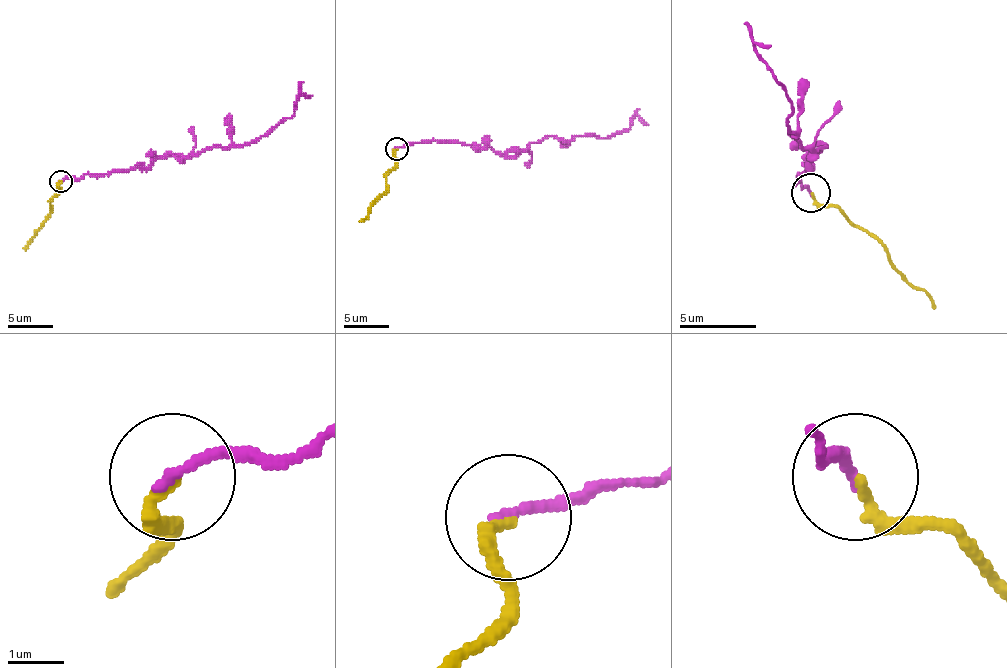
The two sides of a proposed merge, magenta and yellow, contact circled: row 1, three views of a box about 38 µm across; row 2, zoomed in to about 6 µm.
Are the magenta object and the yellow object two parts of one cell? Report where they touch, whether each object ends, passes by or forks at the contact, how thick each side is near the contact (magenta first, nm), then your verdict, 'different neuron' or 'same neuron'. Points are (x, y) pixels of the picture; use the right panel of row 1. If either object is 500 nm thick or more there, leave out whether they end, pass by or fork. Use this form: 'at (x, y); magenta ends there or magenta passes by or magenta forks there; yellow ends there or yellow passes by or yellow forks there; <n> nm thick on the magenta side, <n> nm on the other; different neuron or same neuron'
at (811, 192); magenta ends there; yellow ends there; 190 nm thick on the magenta side, 200 nm on the other; same neuron

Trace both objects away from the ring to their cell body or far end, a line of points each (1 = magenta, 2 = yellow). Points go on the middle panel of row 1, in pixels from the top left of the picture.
1: (397, 149), (422, 140), (446, 140), (502, 154), (549, 136), (603, 138), (630, 127), (639, 109)
2: (397, 149), (395, 167), (386, 178), (386, 190), (361, 221)

